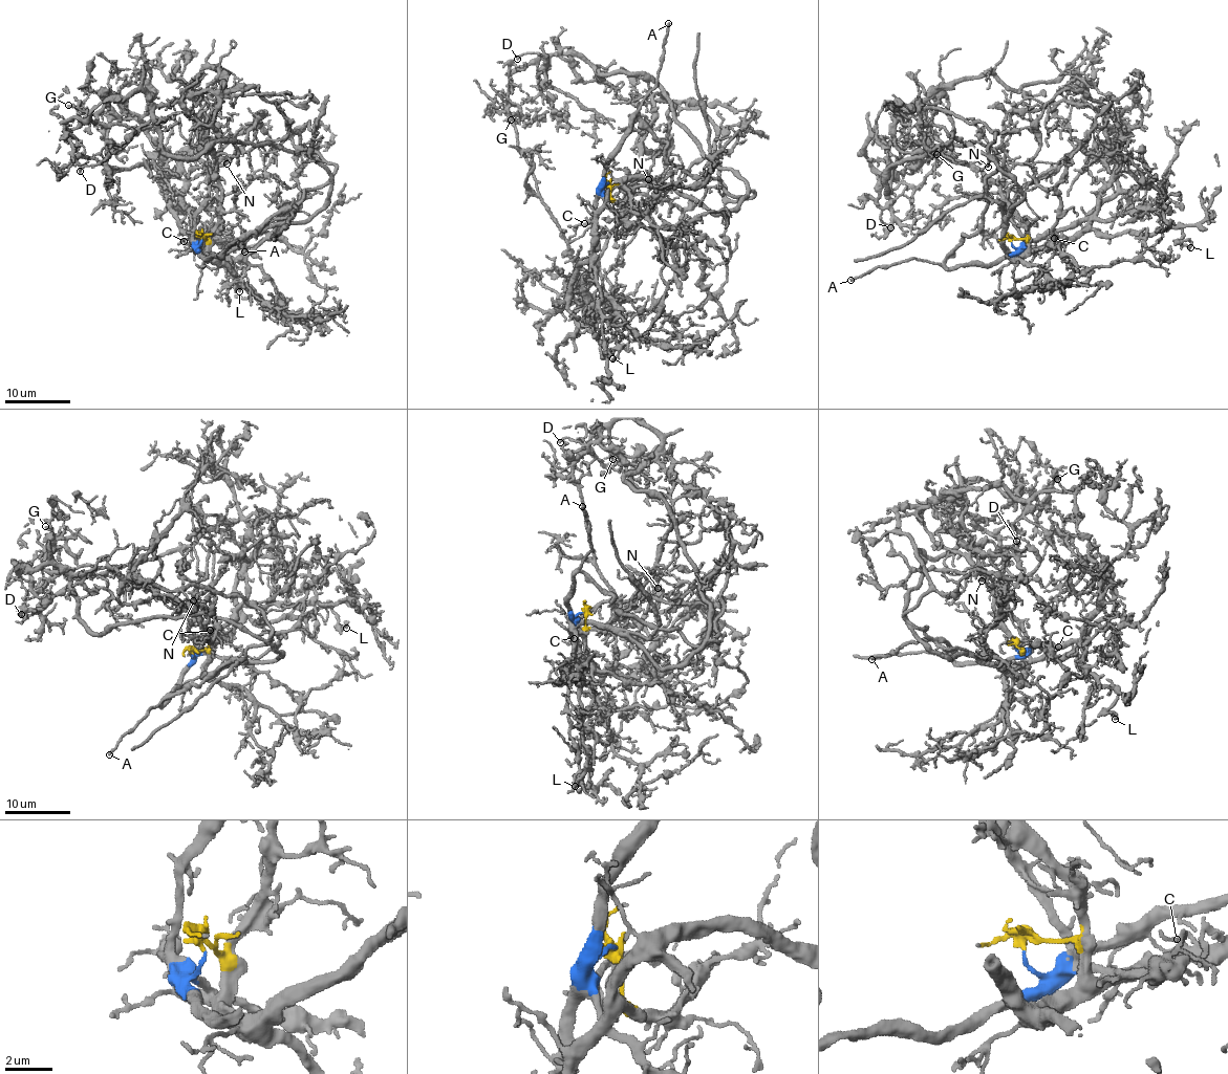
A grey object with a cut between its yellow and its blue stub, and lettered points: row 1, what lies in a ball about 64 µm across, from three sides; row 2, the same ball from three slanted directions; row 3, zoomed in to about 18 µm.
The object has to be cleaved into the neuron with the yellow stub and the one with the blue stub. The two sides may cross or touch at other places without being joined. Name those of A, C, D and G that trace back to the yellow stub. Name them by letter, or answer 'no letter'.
D, G

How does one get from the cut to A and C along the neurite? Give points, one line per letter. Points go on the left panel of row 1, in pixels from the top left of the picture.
A: (202, 238), (197, 250), (206, 258), (218, 255), (235, 241), (240, 242), (244, 251)
C: (202, 238), (198, 246), (191, 239), (188, 244), (182, 241)

